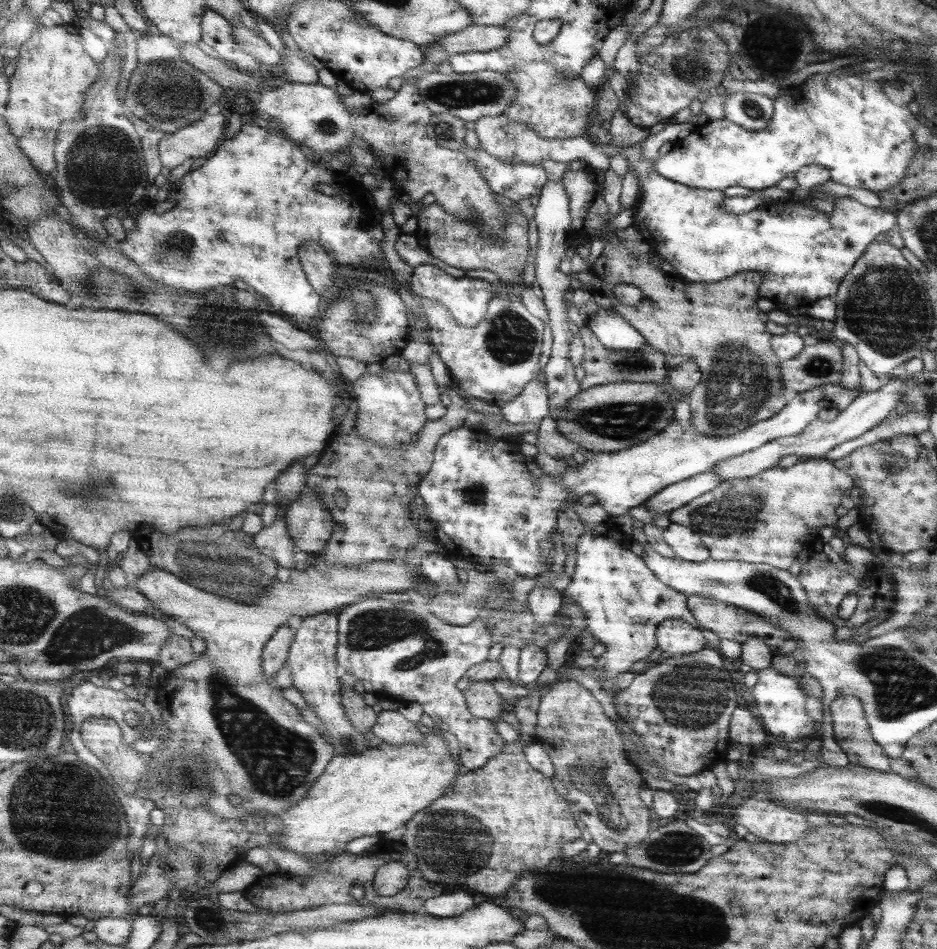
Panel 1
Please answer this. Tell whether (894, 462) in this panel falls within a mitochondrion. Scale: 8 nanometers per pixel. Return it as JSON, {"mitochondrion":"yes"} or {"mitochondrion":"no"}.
{"mitochondrion":"yes"}

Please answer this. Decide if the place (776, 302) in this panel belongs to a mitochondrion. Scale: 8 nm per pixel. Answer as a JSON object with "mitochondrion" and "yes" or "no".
{"mitochondrion":"no"}

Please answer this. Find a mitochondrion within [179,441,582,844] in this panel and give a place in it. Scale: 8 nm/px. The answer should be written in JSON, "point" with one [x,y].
{"point":[278,761]}

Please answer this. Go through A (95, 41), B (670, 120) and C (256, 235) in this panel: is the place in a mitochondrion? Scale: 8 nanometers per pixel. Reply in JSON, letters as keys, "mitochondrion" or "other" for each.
{"A":"other","B":"other","C":"other"}

